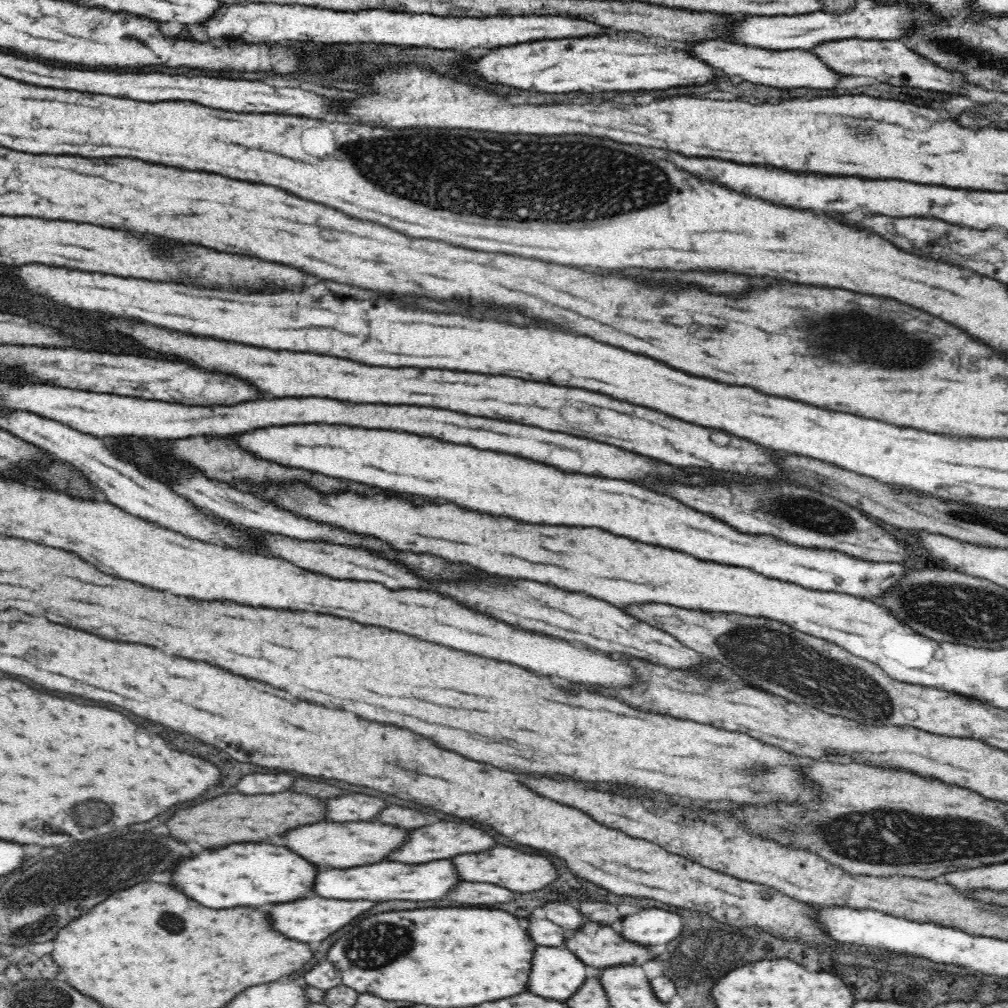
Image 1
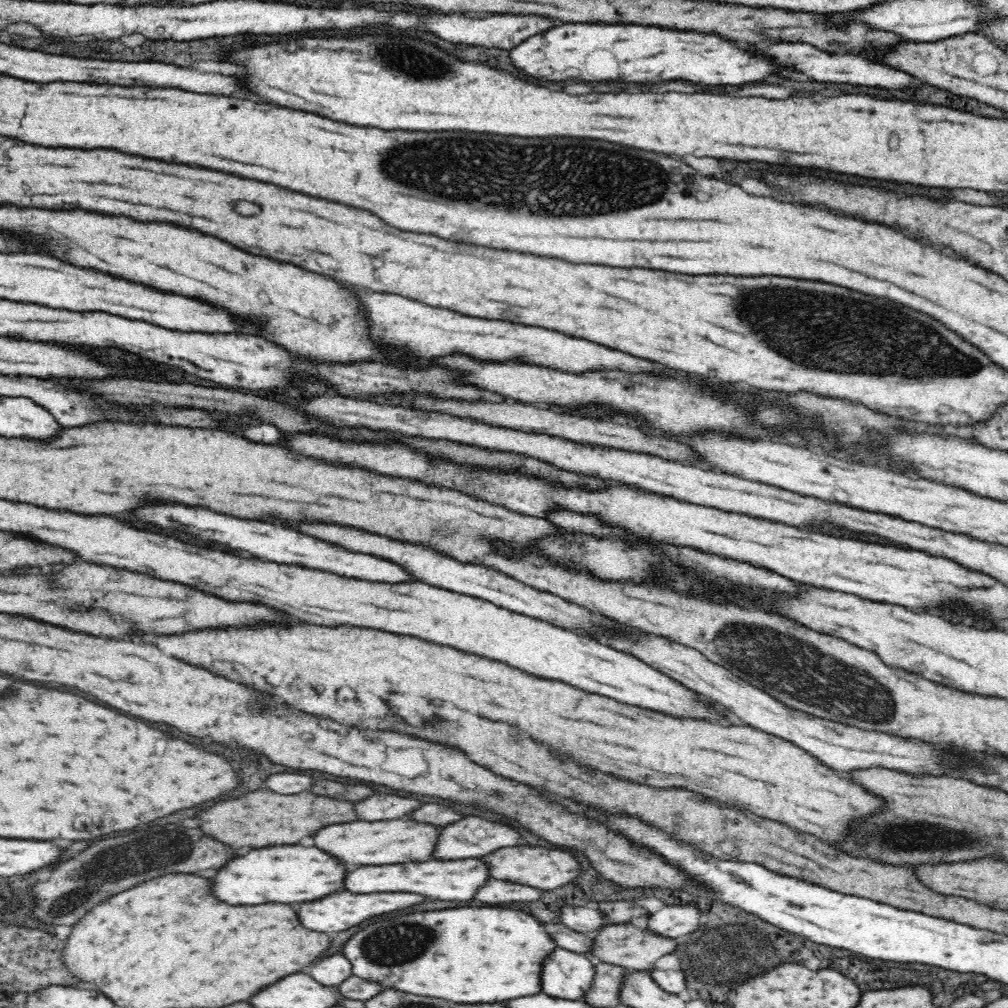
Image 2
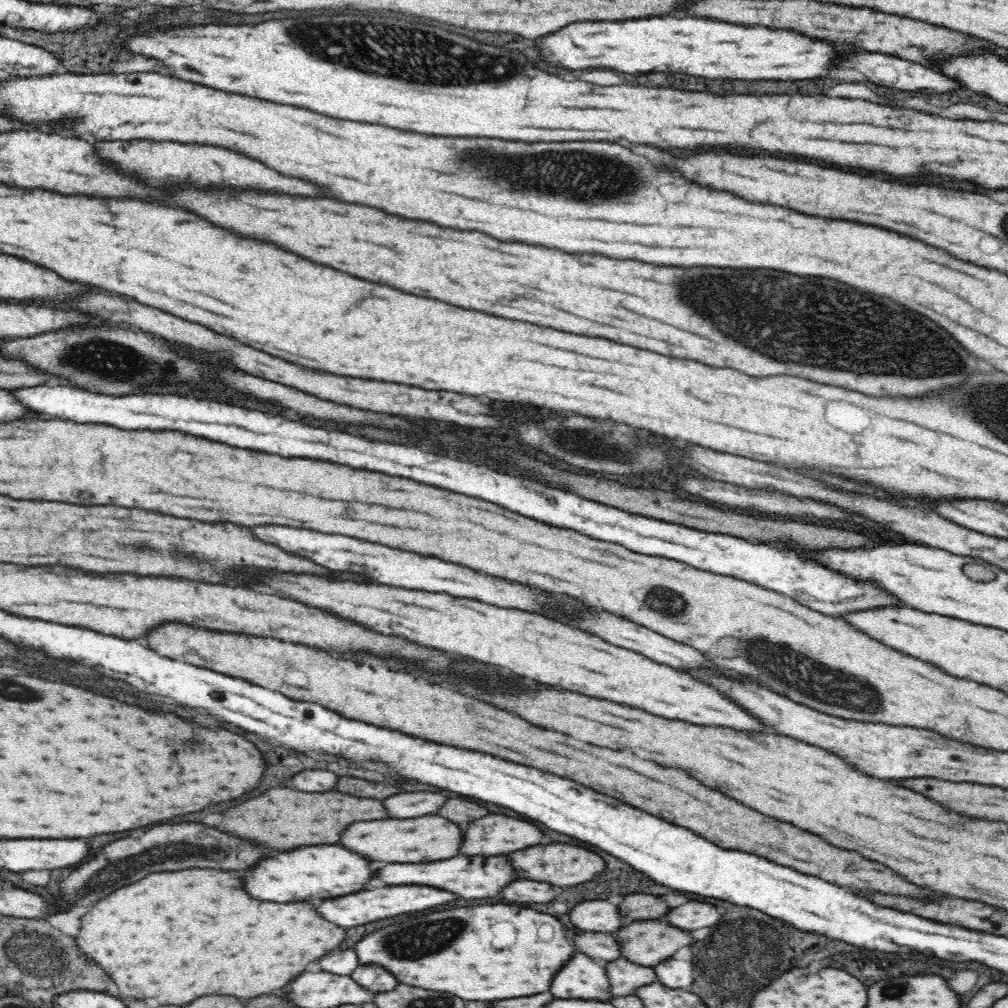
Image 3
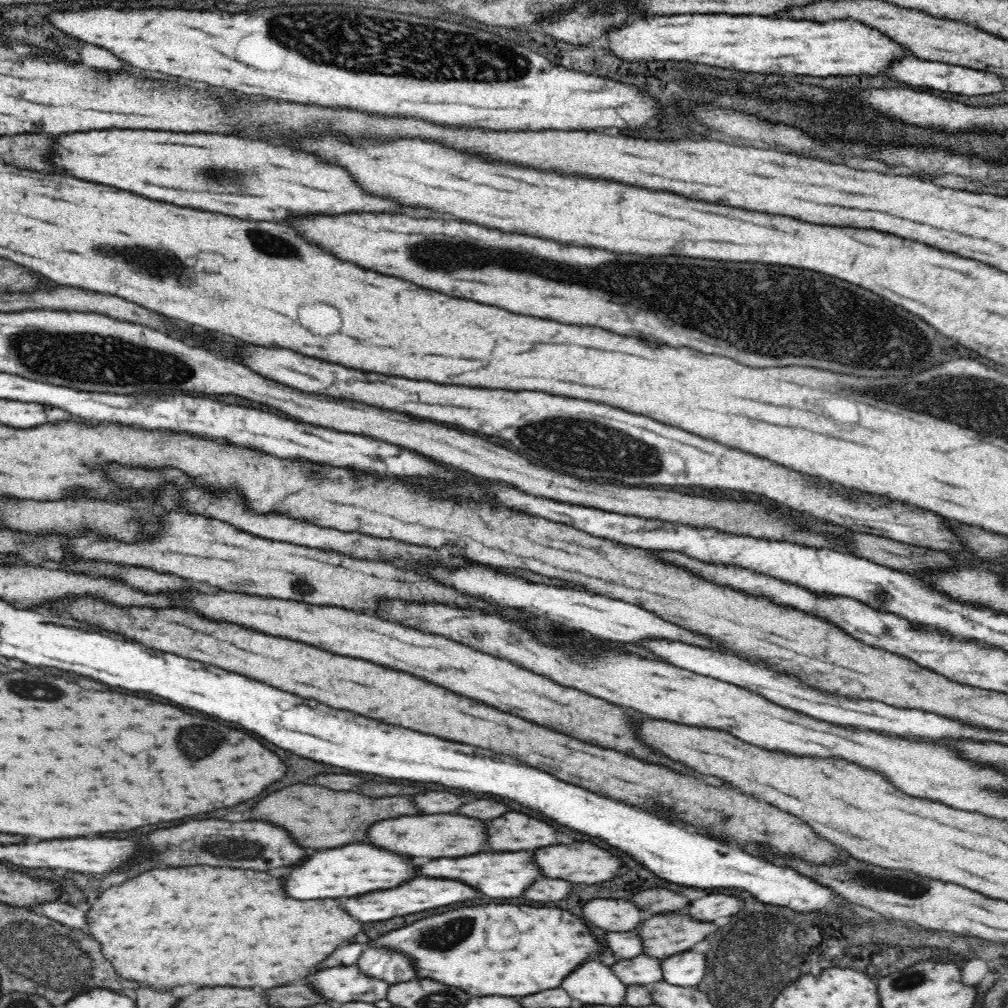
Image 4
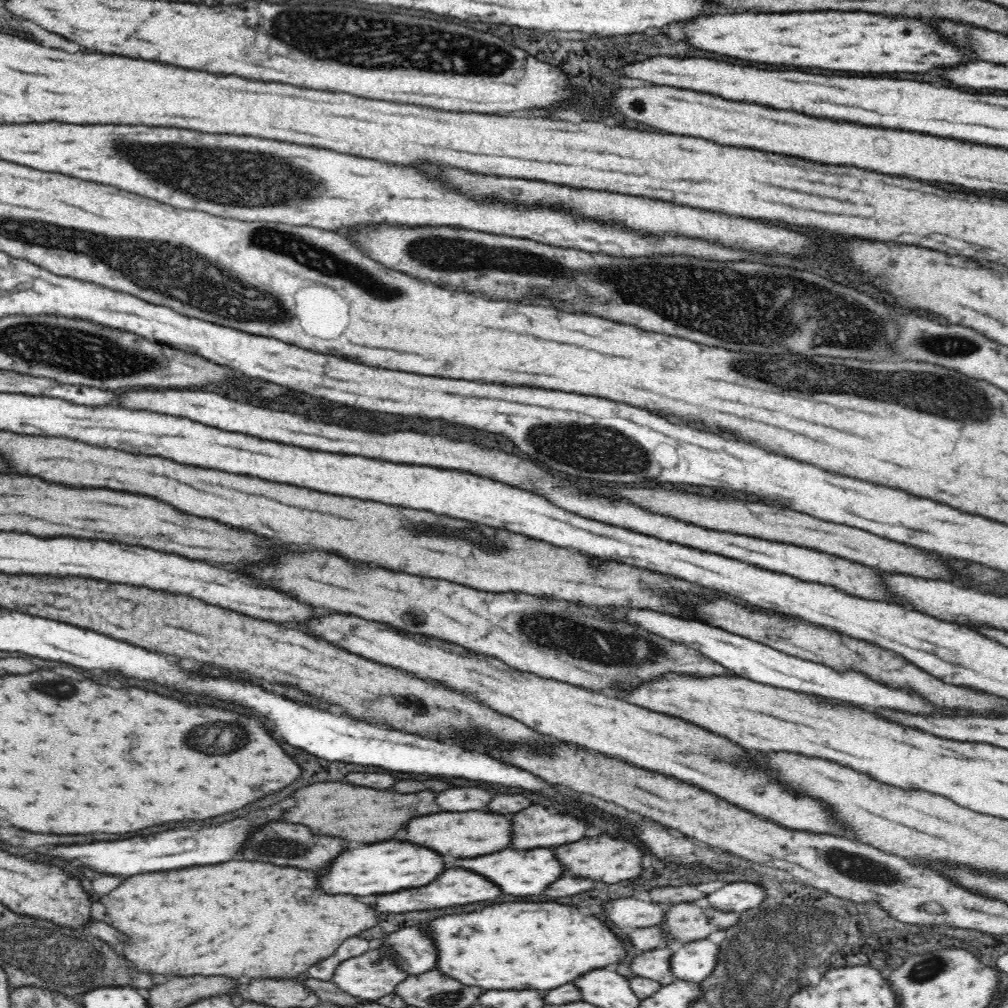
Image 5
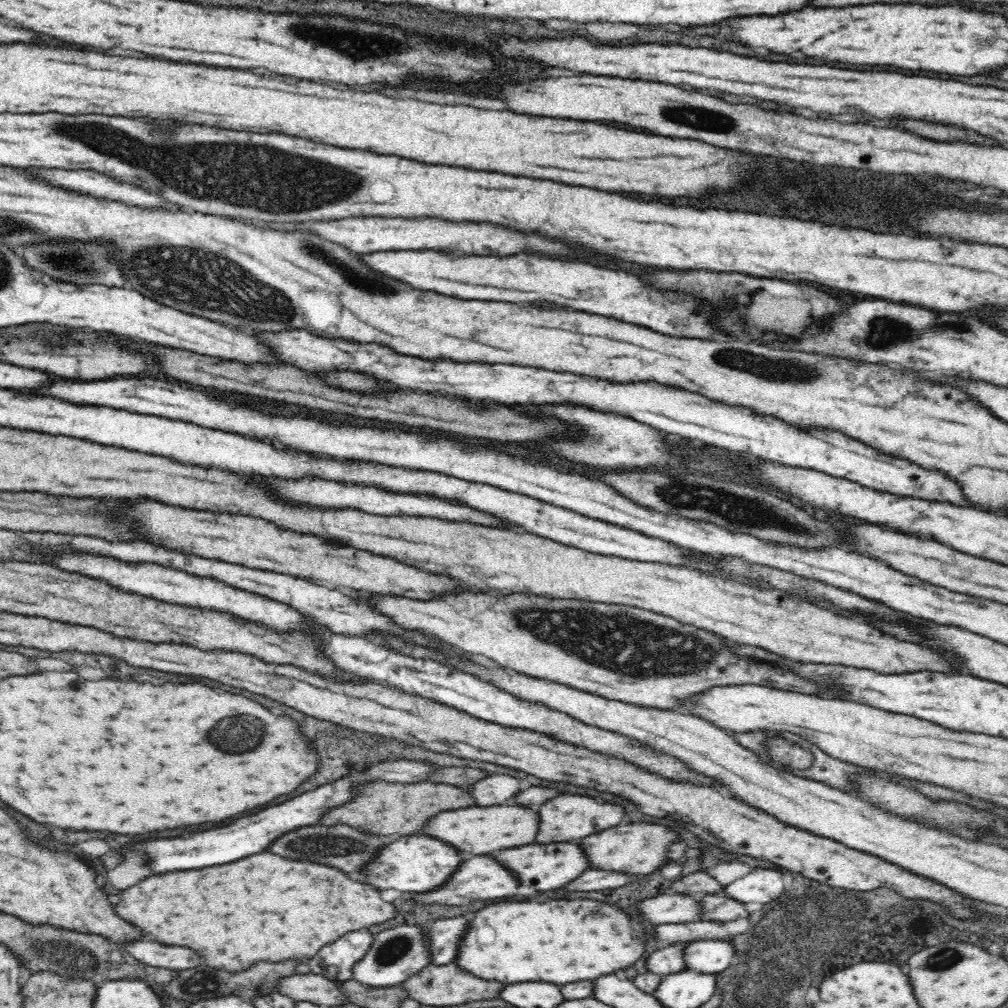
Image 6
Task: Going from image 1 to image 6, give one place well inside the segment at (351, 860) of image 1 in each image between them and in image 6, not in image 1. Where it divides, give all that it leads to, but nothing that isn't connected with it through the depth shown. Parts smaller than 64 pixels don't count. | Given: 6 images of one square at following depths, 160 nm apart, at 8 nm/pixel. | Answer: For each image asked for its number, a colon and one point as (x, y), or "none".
2: (389, 841)
3: (427, 838)
4: (436, 835)
5: (466, 834)
6: (475, 830)

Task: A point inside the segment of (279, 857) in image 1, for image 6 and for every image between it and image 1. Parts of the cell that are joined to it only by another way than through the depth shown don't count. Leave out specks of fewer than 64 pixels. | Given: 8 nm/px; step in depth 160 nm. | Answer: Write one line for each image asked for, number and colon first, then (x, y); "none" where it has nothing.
2: (285, 874)
3: (303, 874)
4: (356, 869)
5: (383, 868)
6: (414, 863)

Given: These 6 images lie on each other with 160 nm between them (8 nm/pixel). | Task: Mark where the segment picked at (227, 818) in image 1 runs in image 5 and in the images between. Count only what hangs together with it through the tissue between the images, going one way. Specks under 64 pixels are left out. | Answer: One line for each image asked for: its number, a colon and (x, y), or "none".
2: (264, 818)
3: (281, 819)
4: (315, 817)
5: (354, 813)

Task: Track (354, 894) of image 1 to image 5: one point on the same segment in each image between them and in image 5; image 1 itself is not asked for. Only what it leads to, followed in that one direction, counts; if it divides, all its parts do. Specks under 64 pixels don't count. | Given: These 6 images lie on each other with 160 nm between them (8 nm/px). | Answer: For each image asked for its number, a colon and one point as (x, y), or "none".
2: (458, 879)
3: (474, 877)
4: (497, 875)
5: (518, 872)

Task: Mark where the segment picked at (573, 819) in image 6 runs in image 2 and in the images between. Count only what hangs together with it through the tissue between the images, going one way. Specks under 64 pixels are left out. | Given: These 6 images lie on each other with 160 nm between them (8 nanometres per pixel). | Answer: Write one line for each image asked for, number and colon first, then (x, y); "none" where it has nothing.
2: (471, 837)
3: (494, 834)
4: (513, 831)
5: (534, 827)

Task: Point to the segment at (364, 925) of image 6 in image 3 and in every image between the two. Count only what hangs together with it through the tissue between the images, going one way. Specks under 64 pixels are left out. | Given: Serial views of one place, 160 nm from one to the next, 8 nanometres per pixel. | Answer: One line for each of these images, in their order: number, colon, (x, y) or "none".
3: (173, 936)
4: (200, 925)
5: (235, 919)

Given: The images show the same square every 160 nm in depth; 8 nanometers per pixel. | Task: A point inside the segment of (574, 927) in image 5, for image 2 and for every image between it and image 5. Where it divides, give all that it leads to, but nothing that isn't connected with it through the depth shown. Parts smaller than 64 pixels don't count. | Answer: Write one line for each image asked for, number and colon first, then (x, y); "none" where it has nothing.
2: (486, 954)
3: (493, 952)
4: (497, 949)

